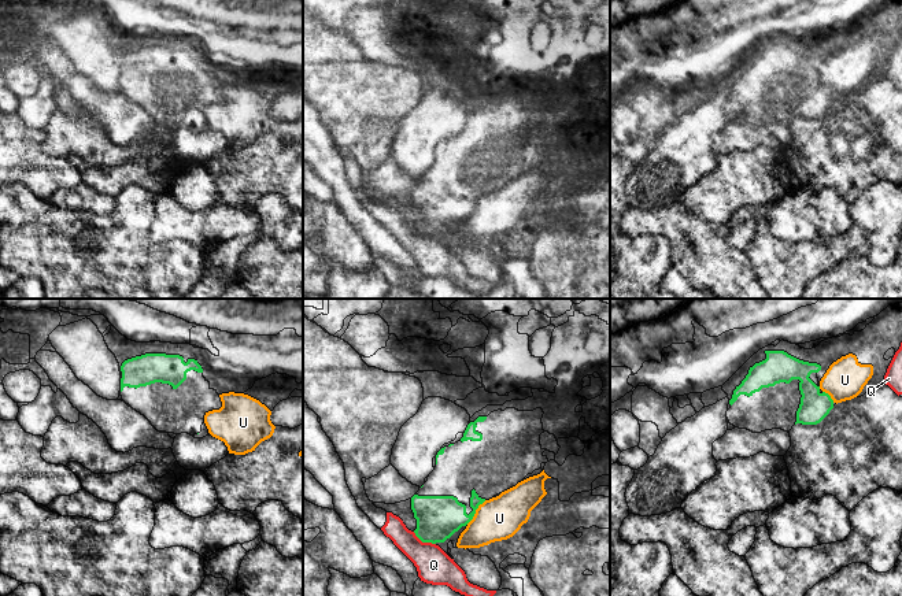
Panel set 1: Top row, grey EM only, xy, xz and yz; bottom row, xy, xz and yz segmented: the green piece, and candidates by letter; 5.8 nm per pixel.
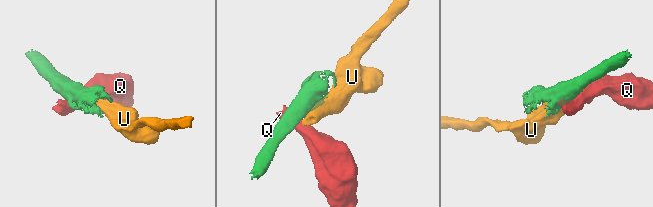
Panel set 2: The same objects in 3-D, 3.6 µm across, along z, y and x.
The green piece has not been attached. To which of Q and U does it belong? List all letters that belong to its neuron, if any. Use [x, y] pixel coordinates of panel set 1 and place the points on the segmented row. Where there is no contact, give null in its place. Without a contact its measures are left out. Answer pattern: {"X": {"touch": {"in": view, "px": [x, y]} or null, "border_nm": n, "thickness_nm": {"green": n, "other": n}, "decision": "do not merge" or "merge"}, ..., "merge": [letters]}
{"Q": {"touch": {"in": "xz", "px": [424, 541]}, "border_nm": 150, "thickness_nm": {"green": 260, "other": 200}, "decision": "do not merge"}, "U": {"touch": {"in": "xz", "px": [474, 511]}, "border_nm": 180, "thickness_nm": {"green": 260, "other": 260}, "decision": "do not merge"}, "merge": []}

